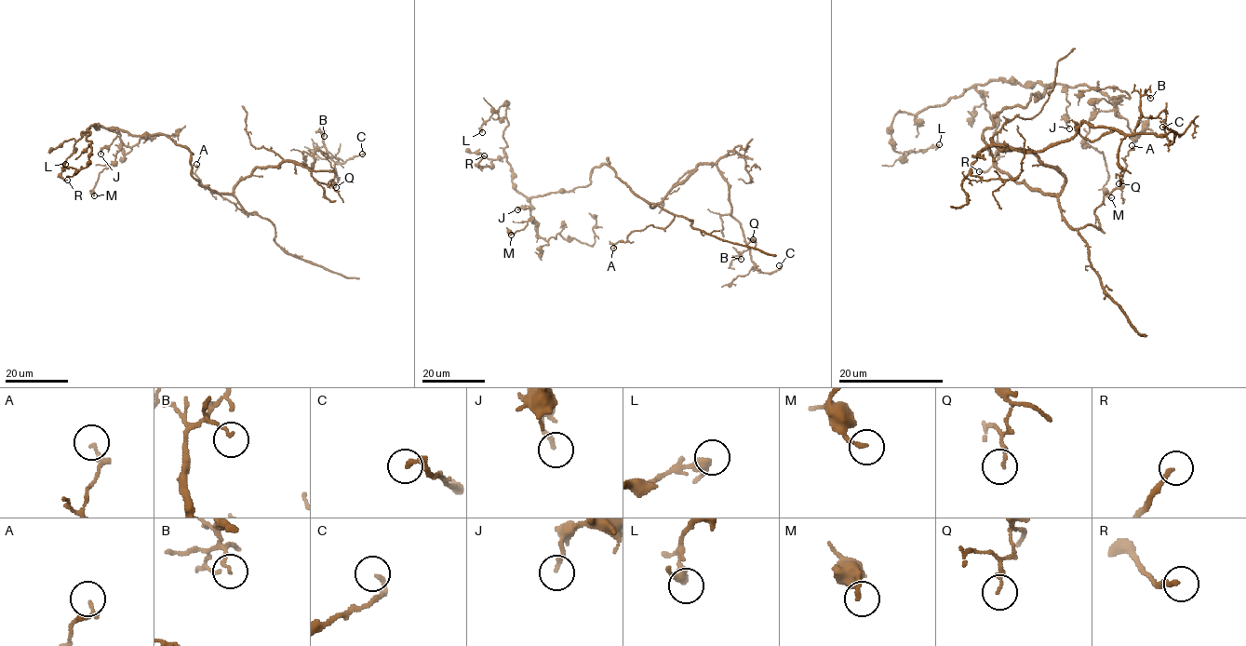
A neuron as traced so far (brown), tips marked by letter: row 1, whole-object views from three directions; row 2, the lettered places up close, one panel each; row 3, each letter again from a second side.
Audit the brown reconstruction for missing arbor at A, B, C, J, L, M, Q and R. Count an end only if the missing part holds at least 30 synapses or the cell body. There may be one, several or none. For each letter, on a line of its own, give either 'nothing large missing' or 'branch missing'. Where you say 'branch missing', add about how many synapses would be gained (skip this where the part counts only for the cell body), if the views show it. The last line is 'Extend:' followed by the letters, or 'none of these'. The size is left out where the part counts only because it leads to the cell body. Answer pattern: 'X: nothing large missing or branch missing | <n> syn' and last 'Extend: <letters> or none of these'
A: nothing large missing
B: nothing large missing
C: nothing large missing
J: nothing large missing
L: nothing large missing
M: nothing large missing
Q: nothing large missing
R: branch missing | 35 syn
Extend: R

